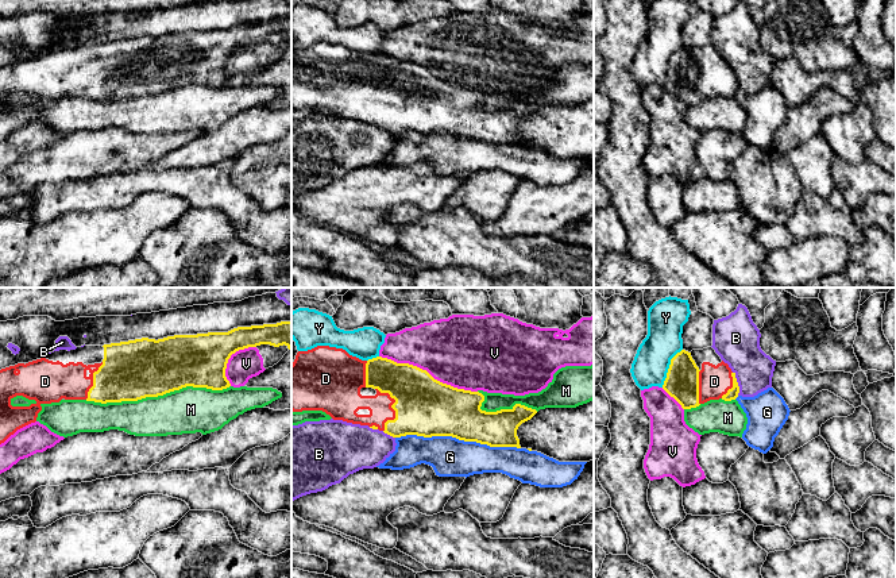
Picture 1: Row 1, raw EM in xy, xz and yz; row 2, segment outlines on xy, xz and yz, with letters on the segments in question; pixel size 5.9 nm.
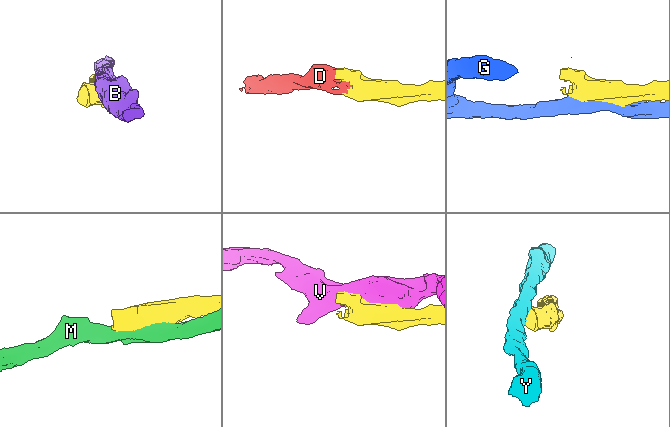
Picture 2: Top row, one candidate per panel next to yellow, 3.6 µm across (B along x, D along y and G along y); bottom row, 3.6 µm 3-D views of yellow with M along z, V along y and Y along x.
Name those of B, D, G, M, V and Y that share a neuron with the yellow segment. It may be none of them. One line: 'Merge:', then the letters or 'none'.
Merge: D

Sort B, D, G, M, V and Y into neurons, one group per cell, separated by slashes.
B / D / G / M / V / Y

